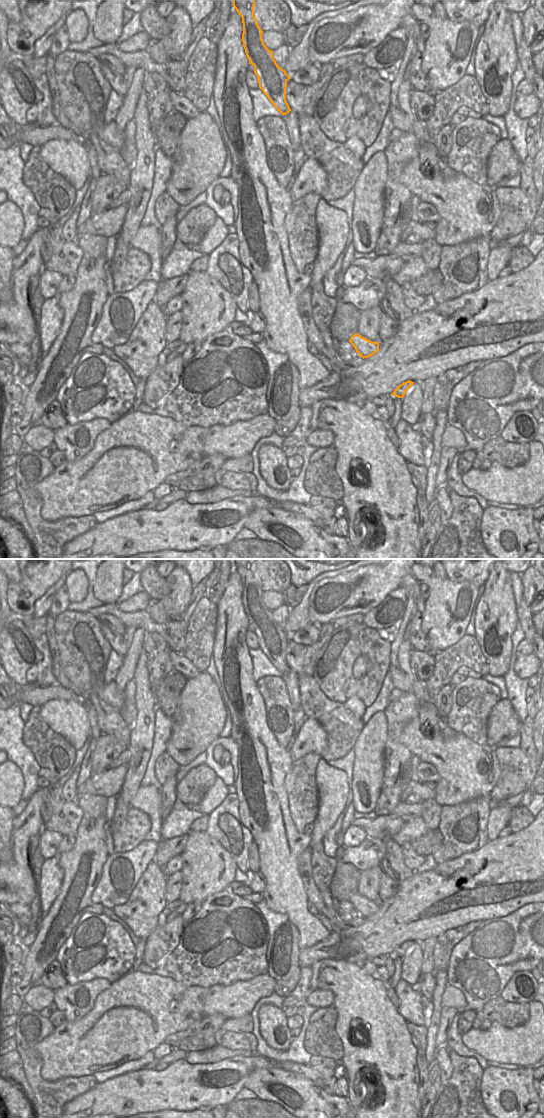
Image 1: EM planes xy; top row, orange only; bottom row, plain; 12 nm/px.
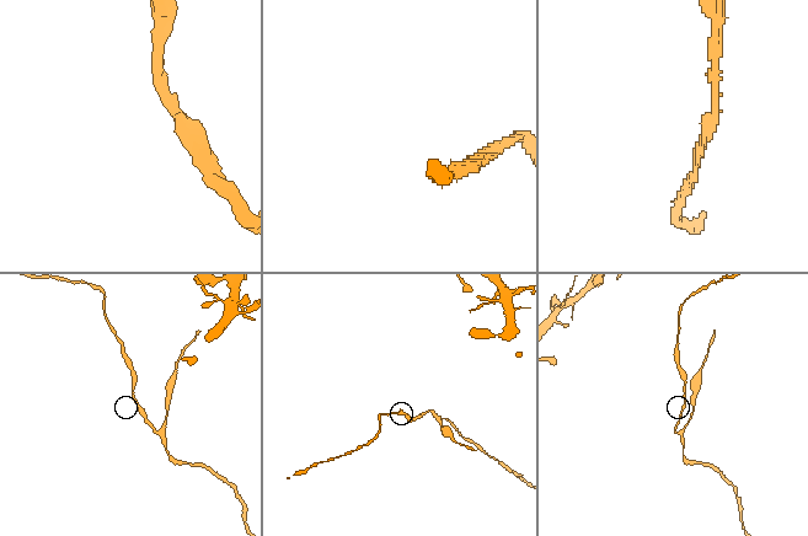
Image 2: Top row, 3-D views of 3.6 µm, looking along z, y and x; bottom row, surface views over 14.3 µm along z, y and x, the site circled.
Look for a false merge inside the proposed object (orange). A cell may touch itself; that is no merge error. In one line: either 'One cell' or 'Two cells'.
One cell

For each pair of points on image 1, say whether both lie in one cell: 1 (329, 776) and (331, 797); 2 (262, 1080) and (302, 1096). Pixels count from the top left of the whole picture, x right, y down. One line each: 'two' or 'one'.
1: one
2: one

